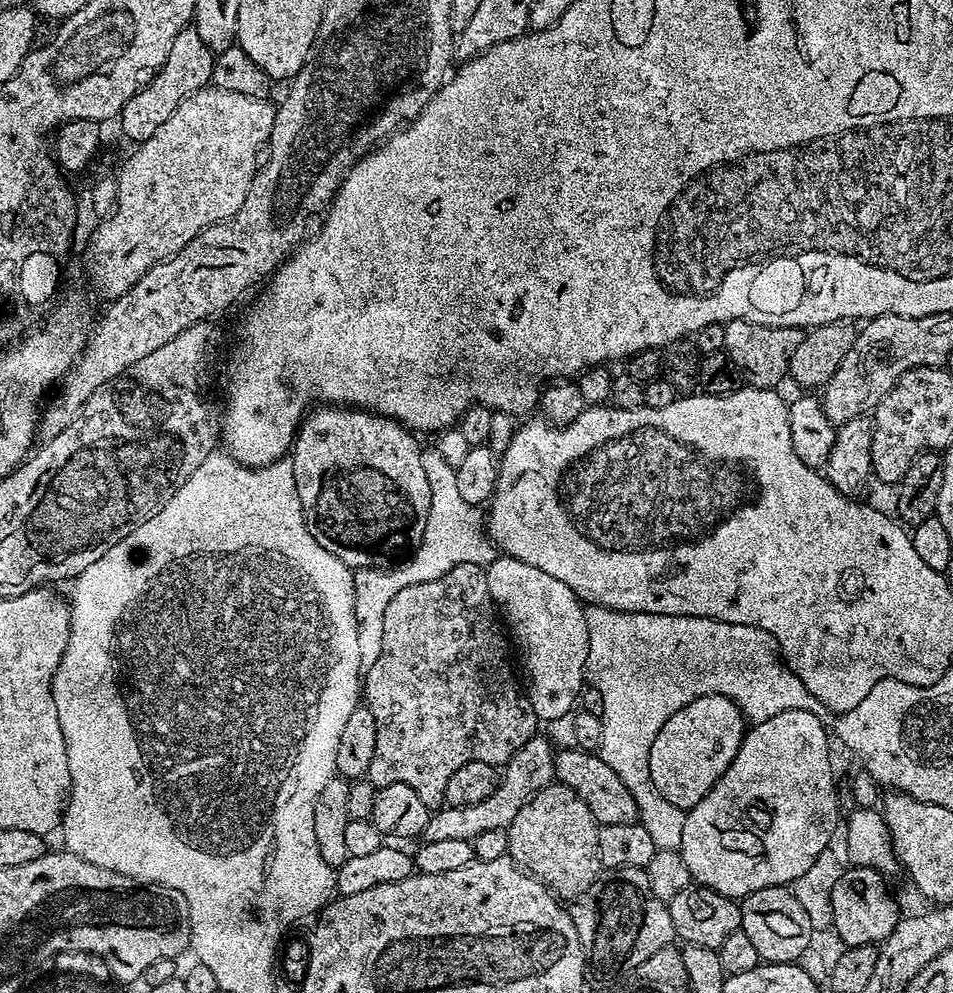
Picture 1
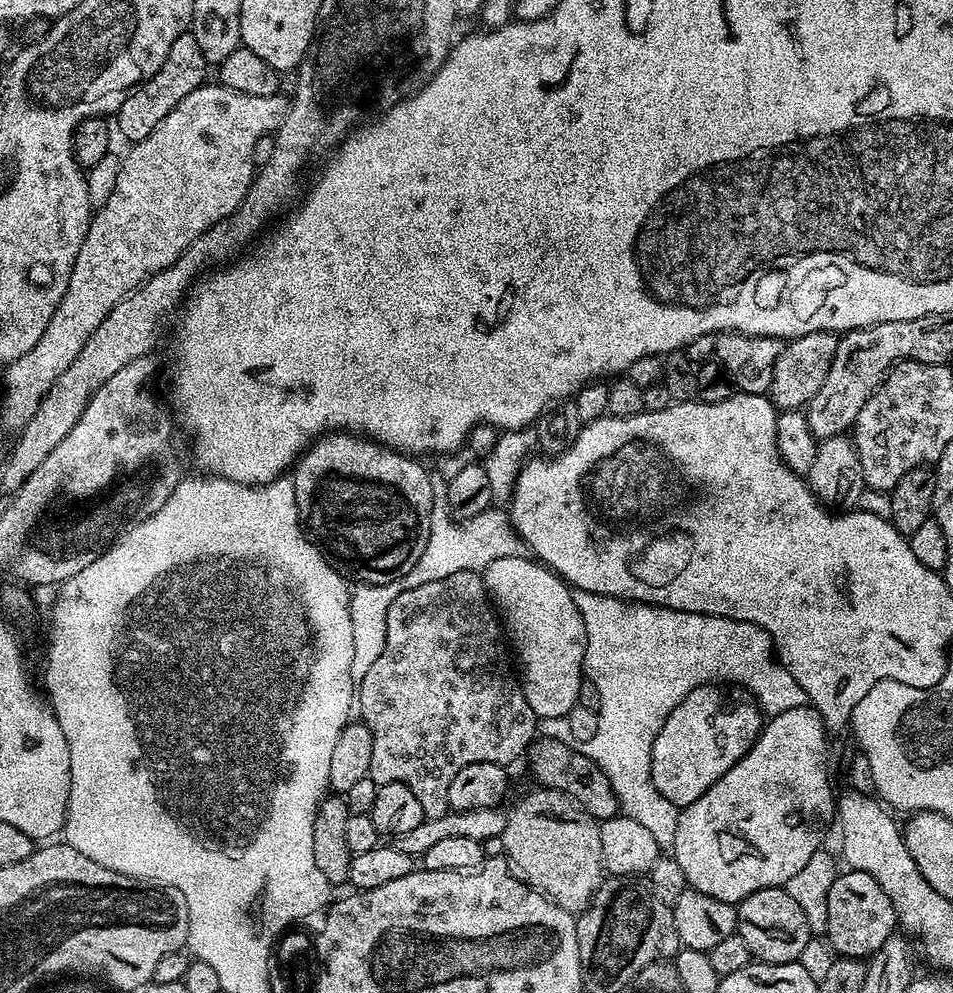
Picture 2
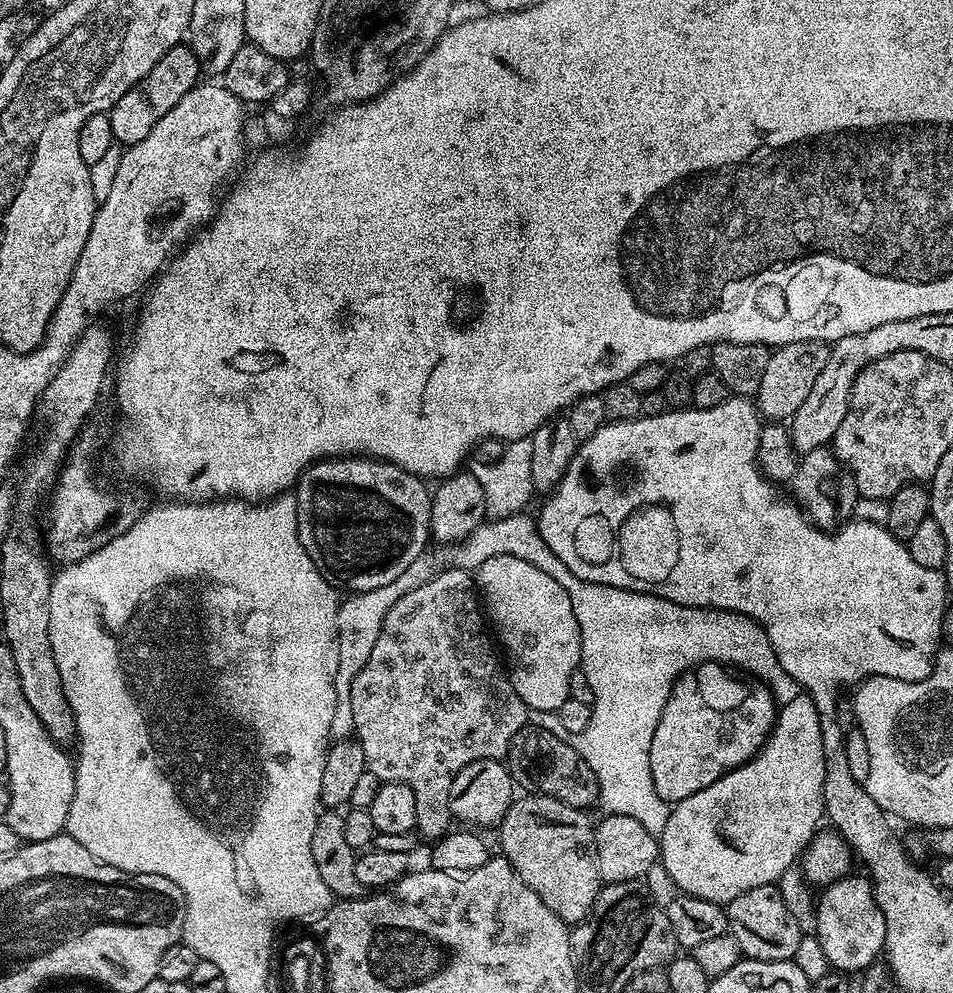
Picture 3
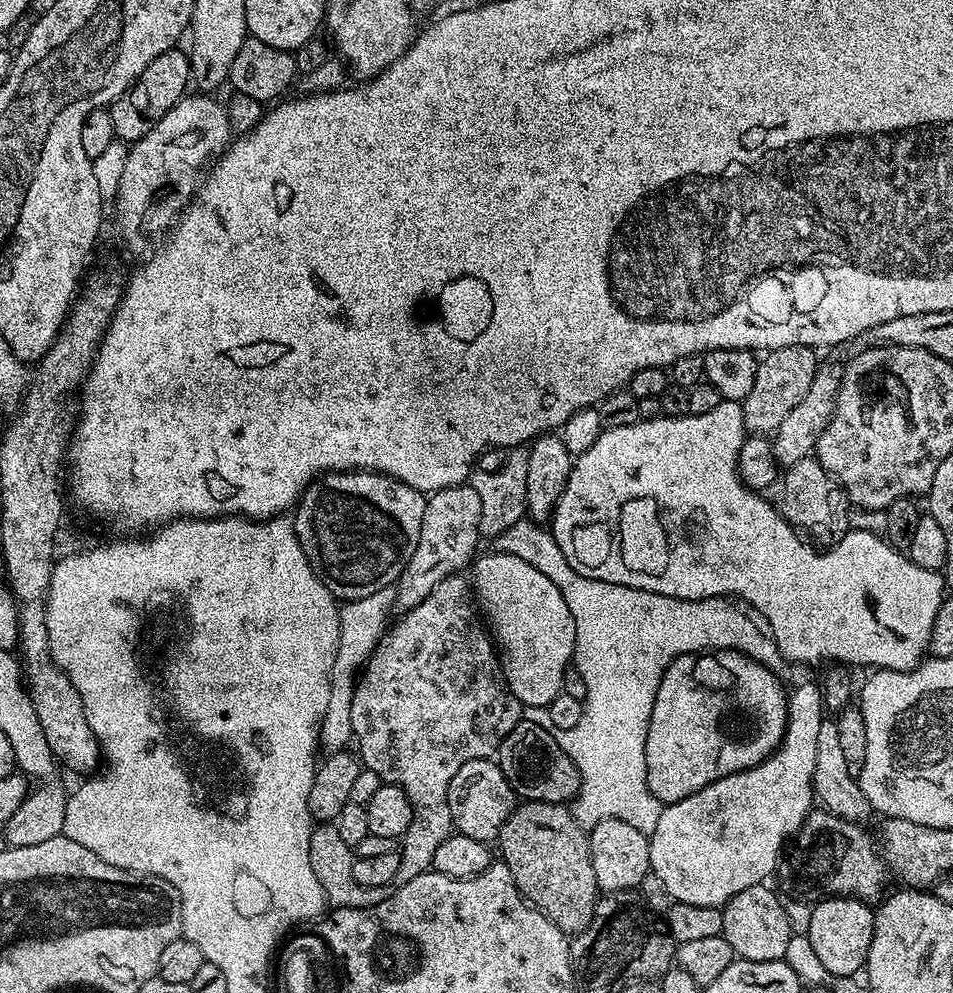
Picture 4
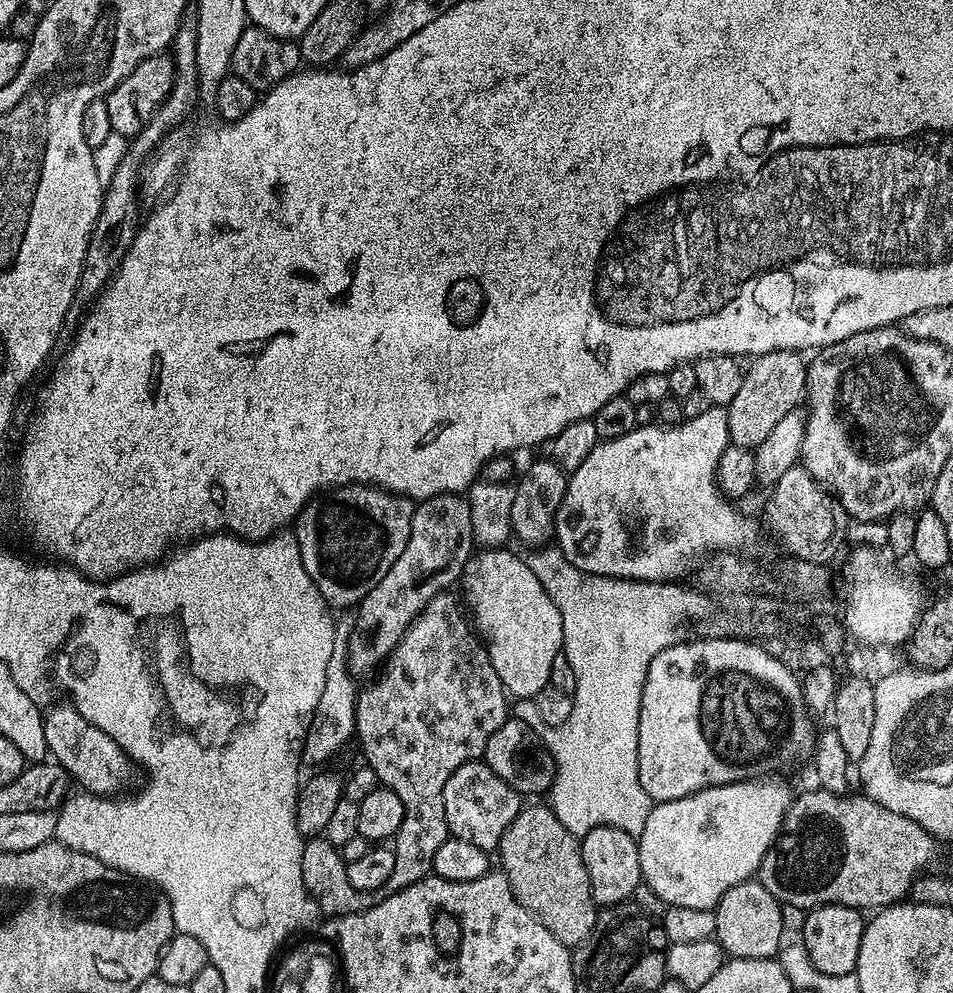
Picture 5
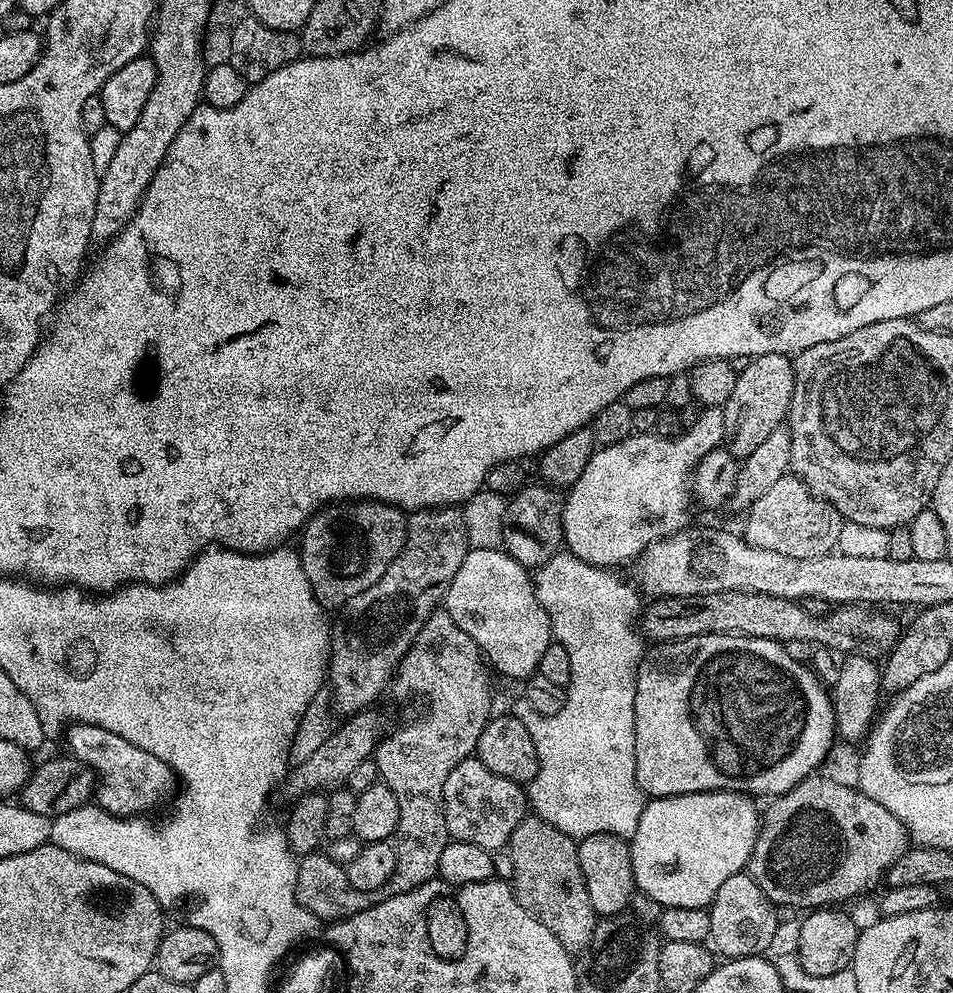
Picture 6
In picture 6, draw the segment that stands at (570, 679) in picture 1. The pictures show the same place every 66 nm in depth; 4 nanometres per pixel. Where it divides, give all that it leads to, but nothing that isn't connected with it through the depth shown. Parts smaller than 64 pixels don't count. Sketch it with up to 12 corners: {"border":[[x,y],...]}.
{"border":[[469,550],[446,610],[487,663],[537,675],[554,643],[529,569]]}

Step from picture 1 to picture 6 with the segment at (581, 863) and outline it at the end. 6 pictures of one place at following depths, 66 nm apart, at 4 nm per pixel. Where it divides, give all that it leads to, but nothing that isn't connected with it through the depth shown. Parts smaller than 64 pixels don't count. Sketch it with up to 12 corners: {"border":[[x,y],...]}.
{"border":[[525,815],[506,845],[518,902],[570,954],[598,923],[572,837]]}

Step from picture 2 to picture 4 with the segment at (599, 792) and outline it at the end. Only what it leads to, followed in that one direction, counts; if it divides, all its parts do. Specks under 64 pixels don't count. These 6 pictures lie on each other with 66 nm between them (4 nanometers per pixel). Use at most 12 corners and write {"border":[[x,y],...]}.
{"border":[[521,719],[496,761],[519,797],[569,803],[578,768],[545,726]]}

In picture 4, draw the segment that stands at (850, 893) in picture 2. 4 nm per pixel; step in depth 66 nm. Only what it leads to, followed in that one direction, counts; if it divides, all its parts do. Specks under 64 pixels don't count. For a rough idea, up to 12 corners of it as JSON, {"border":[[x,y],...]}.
{"border":[[853,896],[812,904],[810,946],[829,977],[867,965],[875,911]]}

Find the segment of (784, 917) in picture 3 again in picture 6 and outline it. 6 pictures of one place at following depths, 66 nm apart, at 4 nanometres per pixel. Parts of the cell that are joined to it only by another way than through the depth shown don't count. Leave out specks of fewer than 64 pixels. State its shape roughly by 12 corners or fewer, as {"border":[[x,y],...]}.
{"border":[[747,871],[718,886],[708,913],[721,957],[773,947],[777,905]]}

